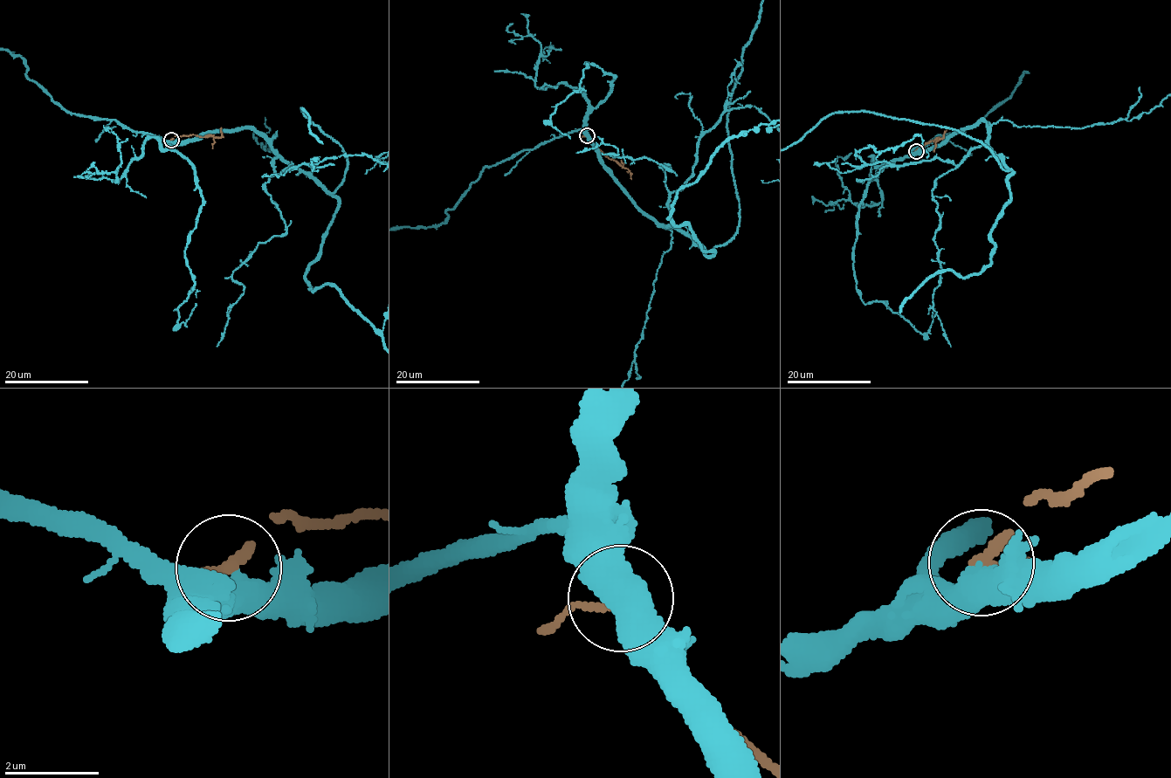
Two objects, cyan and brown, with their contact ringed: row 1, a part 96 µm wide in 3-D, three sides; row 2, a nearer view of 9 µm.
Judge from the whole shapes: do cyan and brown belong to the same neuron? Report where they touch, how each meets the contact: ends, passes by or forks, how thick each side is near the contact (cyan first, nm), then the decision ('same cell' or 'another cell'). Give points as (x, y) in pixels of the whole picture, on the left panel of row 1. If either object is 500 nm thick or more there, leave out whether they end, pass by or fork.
at (171, 140); cyan passes by; brown ends there; 440 nm thick on the cyan side, 280 nm on the other; another cell

